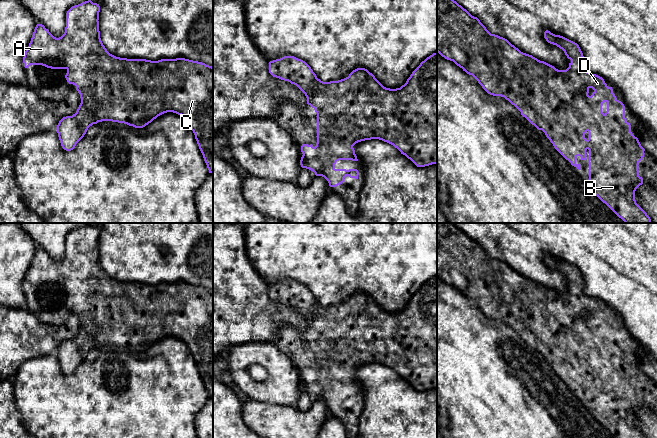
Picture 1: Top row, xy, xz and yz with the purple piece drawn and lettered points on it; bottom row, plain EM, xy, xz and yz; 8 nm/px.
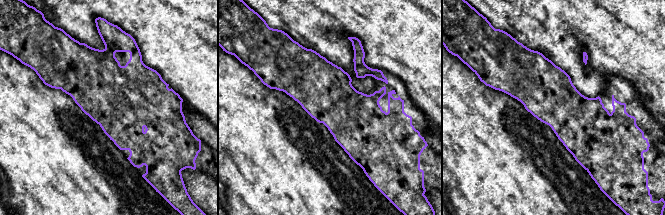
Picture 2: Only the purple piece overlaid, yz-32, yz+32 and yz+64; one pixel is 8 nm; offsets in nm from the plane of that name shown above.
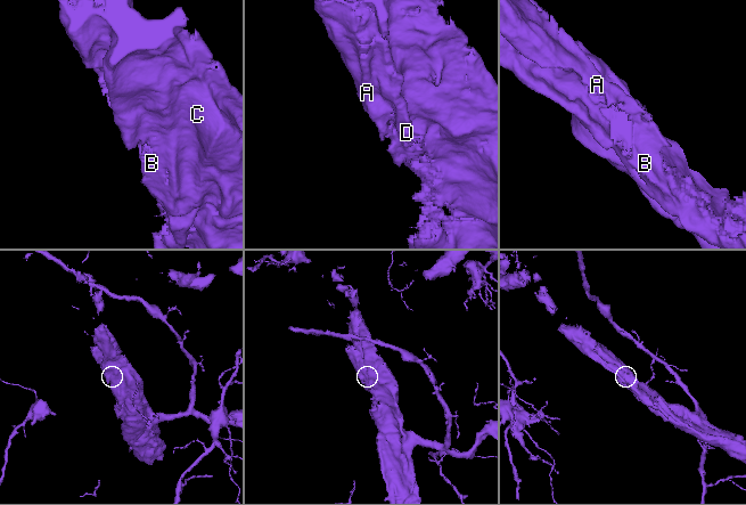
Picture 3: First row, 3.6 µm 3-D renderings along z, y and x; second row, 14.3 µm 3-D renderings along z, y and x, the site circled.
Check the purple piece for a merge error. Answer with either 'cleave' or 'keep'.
keep

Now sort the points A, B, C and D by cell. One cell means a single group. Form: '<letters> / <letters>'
A B C D

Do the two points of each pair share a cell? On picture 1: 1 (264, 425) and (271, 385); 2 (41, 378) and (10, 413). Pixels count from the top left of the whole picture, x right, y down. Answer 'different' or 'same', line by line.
1: different
2: different

